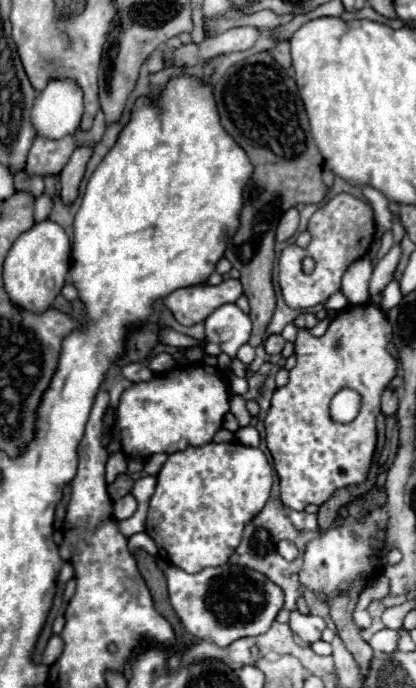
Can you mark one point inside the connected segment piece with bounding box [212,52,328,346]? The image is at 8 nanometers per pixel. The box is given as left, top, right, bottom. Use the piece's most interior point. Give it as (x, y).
(259, 105)

